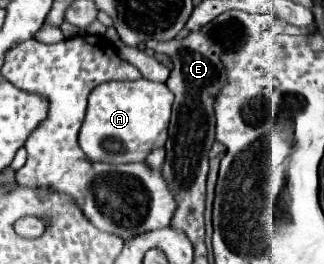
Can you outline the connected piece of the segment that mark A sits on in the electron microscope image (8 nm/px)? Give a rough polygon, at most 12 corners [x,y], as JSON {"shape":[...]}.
{"shape":[[108,81],[78,143],[90,161],[136,163],[164,147],[172,93]]}

